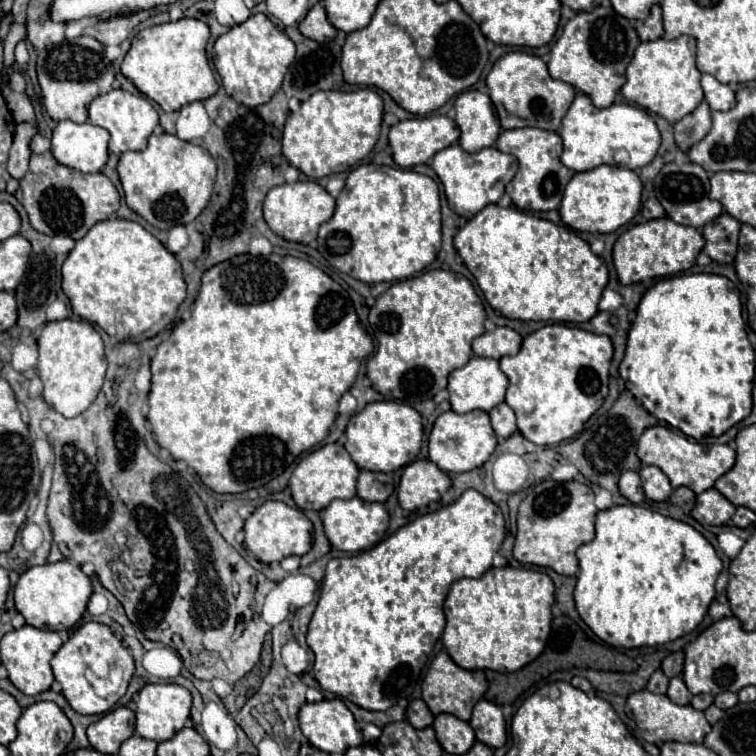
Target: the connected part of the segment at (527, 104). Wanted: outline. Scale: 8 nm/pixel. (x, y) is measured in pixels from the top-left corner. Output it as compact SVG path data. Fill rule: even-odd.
M512 51L500 57L488 77L486 85L490 89L490 99L496 107L498 121L502 129L516 129L516 127L540 127L546 131L558 131L562 117L566 115L576 89L564 81L556 81L548 75L546 63L522 51Z

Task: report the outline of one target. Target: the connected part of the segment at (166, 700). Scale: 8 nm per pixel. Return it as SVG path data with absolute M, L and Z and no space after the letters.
M148 683L140 689L136 701L136 733L152 741L166 741L174 737L190 717L190 691L176 683Z

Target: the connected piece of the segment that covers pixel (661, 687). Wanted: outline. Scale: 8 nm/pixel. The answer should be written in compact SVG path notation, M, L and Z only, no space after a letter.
M660 669L654 671L654 675L650 677L646 689L648 689L650 693L666 693L666 689L668 689L668 677L666 677Z

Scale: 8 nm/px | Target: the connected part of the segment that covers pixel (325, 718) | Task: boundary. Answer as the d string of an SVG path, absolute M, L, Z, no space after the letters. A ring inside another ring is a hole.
M340 699L304 703L298 721L302 735L324 753L344 753L348 747L362 745L356 719Z

